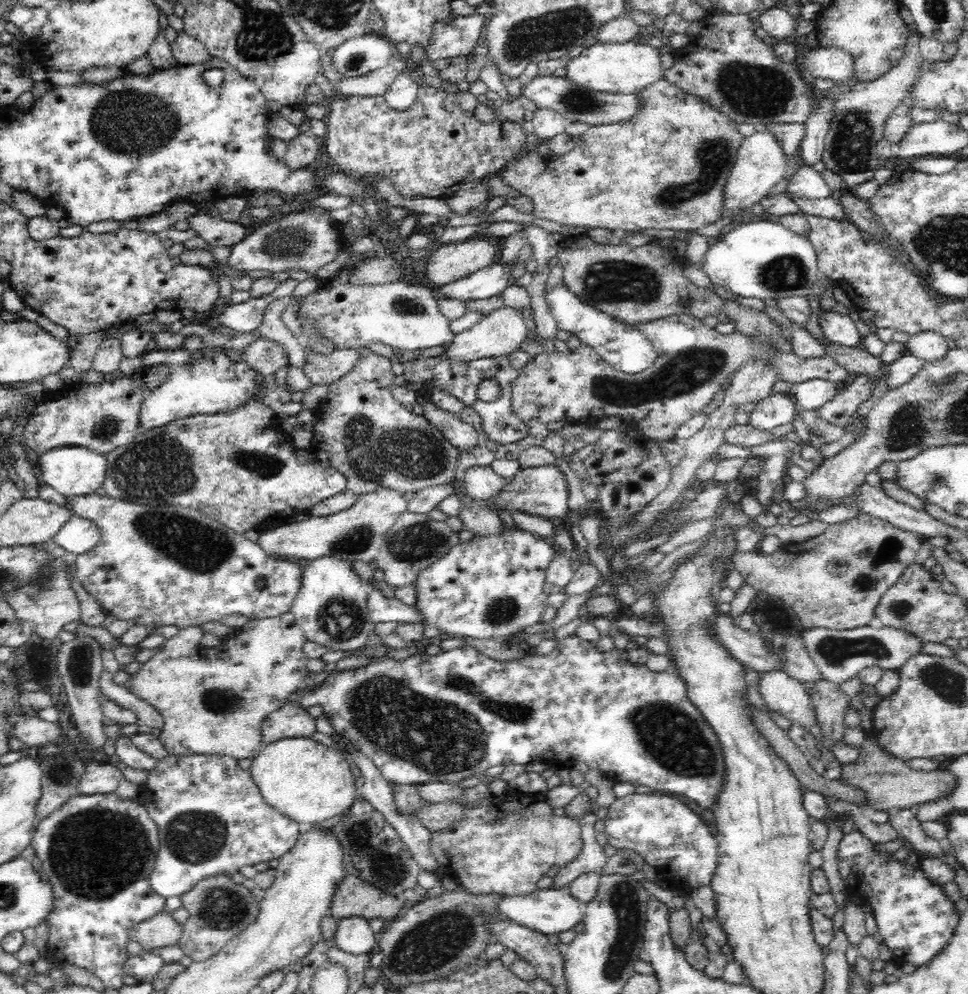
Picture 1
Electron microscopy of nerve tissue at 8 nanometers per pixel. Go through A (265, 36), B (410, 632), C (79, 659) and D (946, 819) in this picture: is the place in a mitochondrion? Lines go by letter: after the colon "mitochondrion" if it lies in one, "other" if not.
A: mitochondrion
B: other
C: mitochondrion
D: other

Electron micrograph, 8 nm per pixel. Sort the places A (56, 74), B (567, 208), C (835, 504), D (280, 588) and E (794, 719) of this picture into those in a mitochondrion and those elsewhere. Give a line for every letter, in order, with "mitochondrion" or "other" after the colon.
A: other
B: other
C: other
D: other
E: other

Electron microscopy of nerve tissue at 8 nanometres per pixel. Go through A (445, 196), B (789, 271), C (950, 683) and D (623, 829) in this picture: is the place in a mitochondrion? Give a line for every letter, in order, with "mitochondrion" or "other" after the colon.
A: other
B: mitochondrion
C: mitochondrion
D: other

